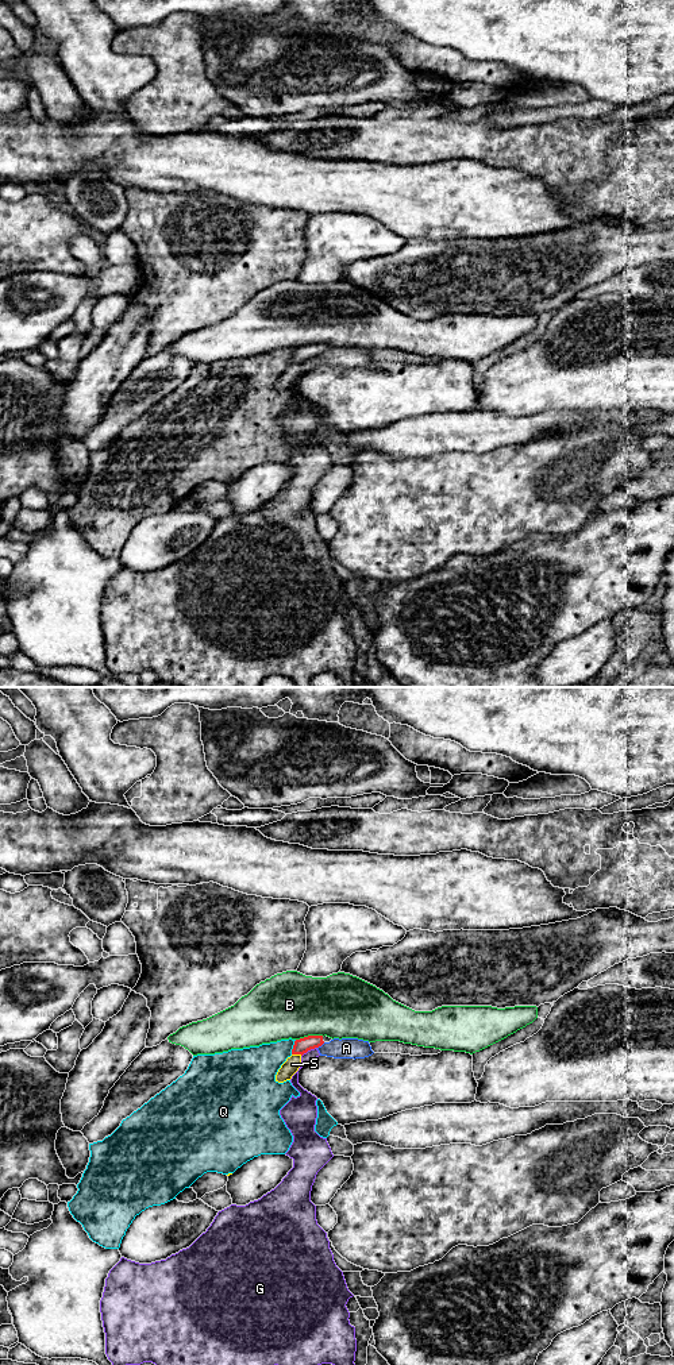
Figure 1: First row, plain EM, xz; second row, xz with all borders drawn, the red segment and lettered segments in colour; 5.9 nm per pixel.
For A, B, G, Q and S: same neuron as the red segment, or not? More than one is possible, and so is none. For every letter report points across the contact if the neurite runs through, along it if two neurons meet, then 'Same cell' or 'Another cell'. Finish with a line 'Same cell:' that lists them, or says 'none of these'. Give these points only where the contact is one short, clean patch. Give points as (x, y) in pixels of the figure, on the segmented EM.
A: Boundary: xz (324, 1042), (318, 1048). Another cell
B: Another cell
G: Boundary: xz (316, 1047), (301, 1056). Another cell
Q: Another cell
S: Another cell
Same cell: none of these

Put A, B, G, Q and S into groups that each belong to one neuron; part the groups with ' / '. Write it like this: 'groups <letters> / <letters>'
groups A G / B / Q / S

